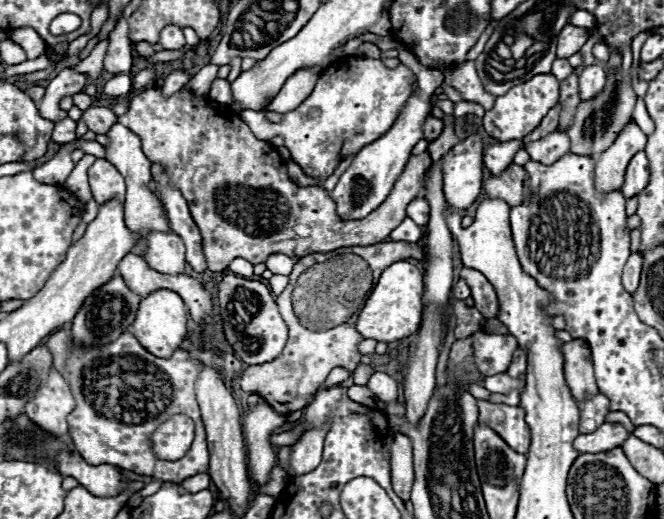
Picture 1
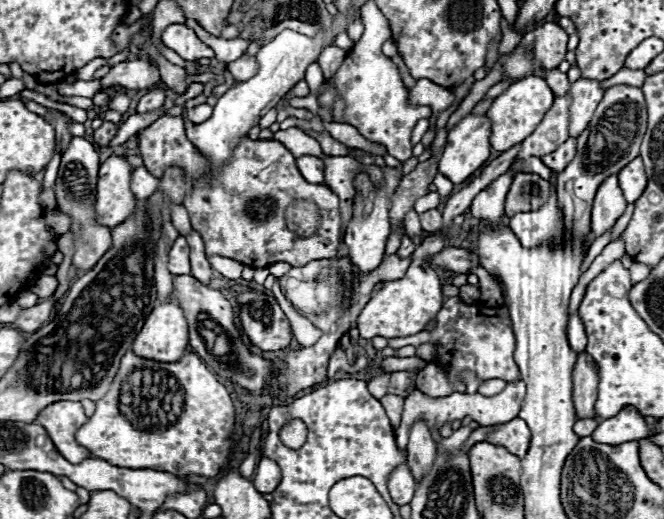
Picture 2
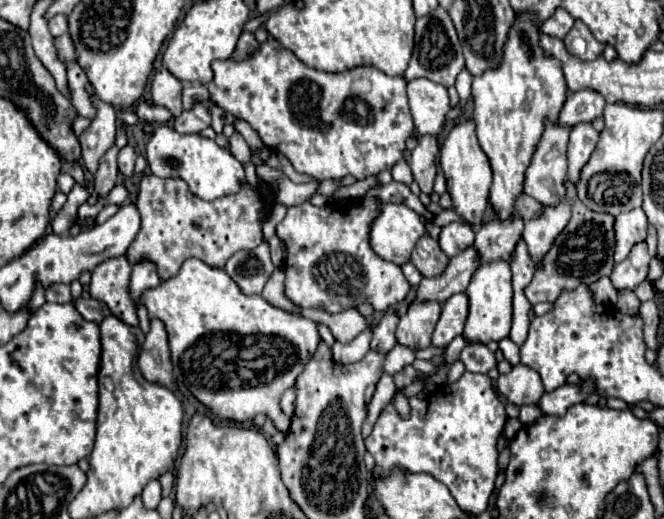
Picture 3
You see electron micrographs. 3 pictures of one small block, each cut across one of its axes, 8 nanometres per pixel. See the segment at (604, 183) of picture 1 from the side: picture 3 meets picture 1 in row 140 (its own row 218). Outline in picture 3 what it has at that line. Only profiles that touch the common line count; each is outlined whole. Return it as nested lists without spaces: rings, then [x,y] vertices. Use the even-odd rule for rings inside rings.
[[[634,208],[632,212],[622,212],[620,216],[614,218],[614,232],[616,232],[616,252],[614,252],[614,264],[620,264],[630,248],[646,240],[646,214],[642,208]]]

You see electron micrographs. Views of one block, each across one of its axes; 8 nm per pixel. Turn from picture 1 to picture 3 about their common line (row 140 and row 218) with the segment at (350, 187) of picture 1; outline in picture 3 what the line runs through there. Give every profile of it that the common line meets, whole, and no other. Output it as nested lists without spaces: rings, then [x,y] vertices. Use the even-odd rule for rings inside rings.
[[[382,204],[370,226],[370,248],[388,262],[406,264],[426,228],[404,204]]]

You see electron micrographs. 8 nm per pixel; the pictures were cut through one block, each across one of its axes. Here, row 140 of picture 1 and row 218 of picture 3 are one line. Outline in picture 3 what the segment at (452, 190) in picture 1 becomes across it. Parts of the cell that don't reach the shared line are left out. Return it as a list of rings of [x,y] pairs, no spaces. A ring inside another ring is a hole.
[[[472,120],[460,122],[452,128],[452,132],[448,134],[448,138],[442,144],[440,150],[440,166],[446,178],[446,188],[448,194],[452,198],[452,210],[466,220],[466,224],[474,226],[482,222],[484,210],[488,206],[488,192],[490,192],[490,184],[492,184],[492,170],[488,164],[486,154],[482,152],[478,138],[476,138],[476,128]]]

